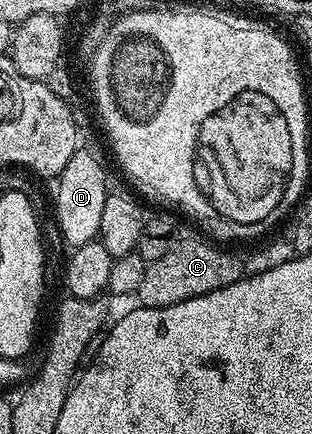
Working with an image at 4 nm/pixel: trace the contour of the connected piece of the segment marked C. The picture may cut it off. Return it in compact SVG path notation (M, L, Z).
M180 237L161 256L161 260L153 260L145 268L145 277L137 291L138 305L149 308L165 308L173 304L181 304L198 294L208 294L222 286L233 284L237 279L244 277L245 262L242 257L222 250L214 241L202 242L199 238Z

